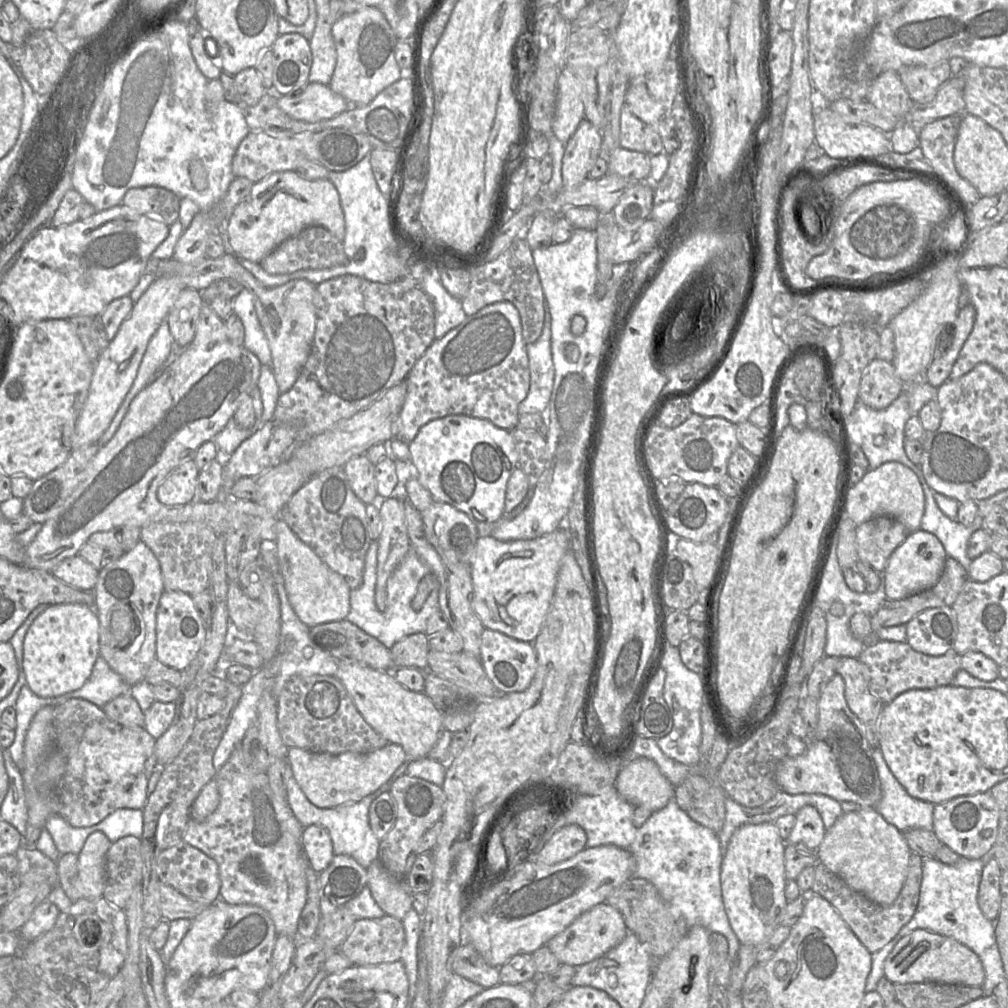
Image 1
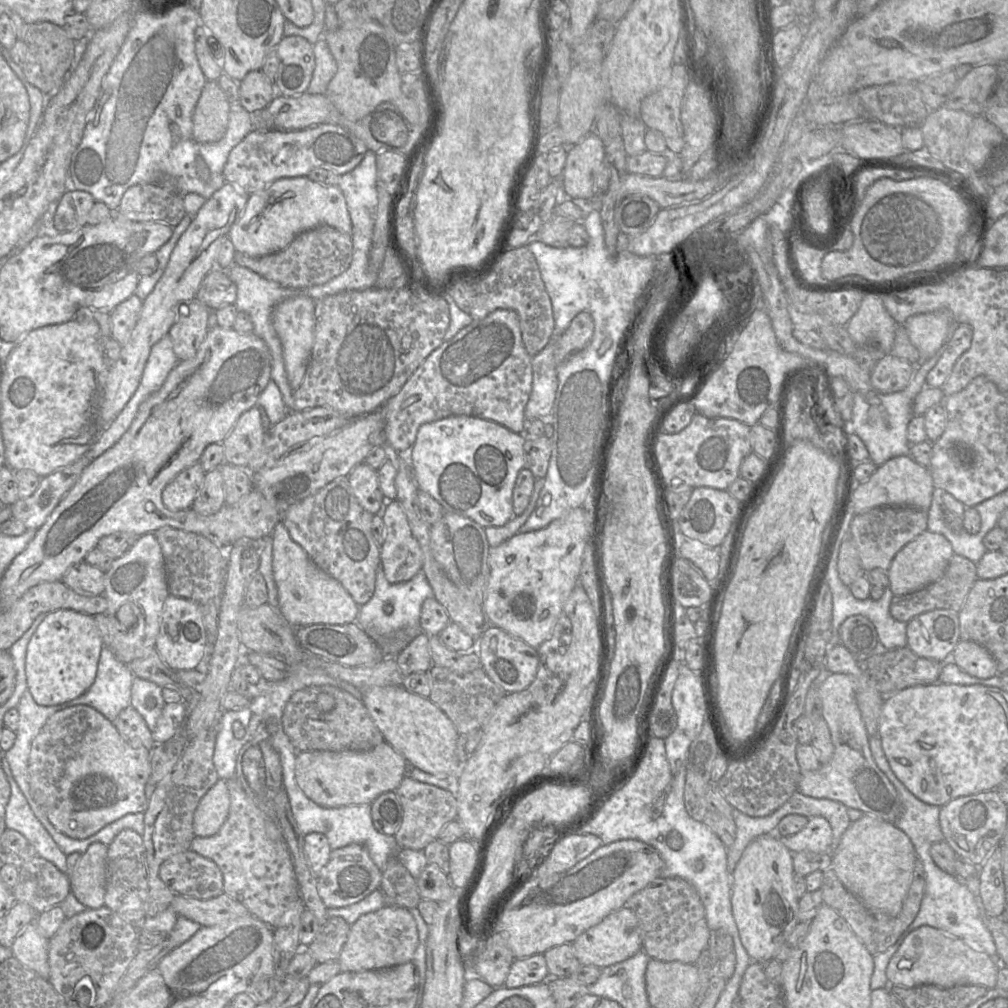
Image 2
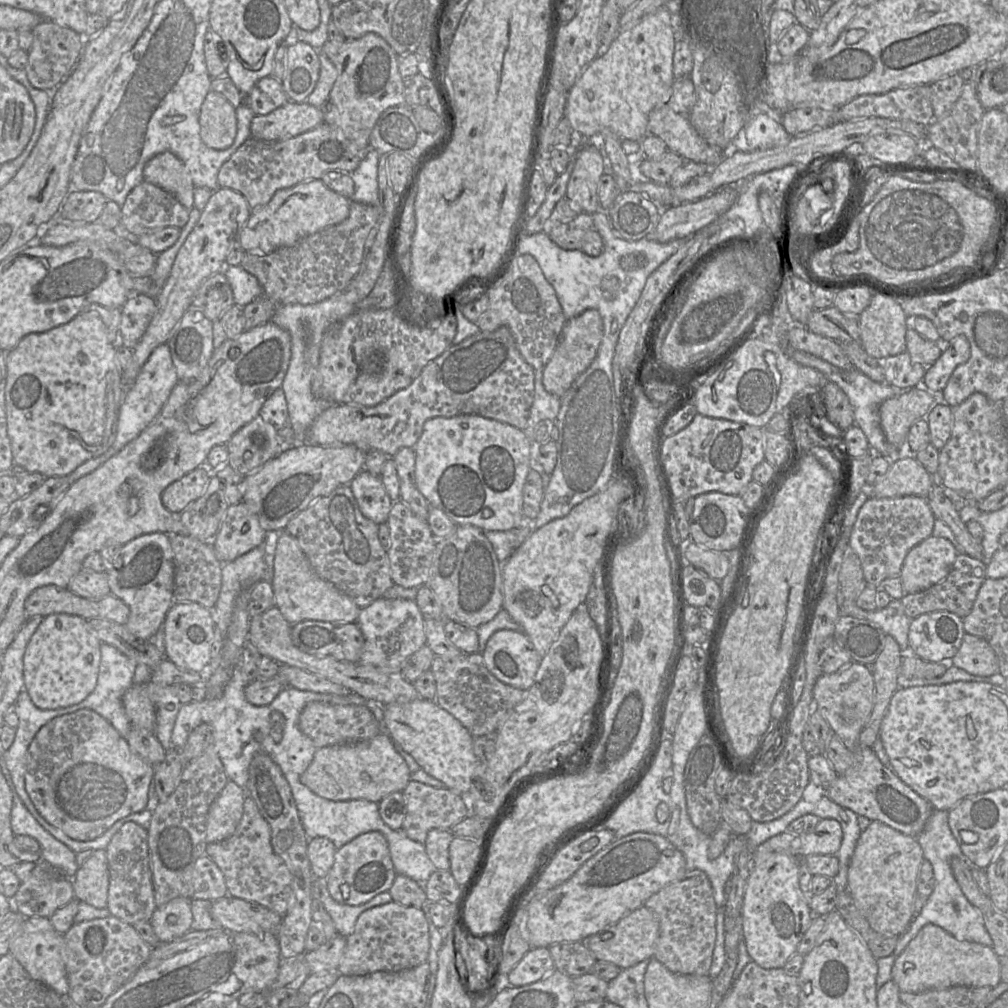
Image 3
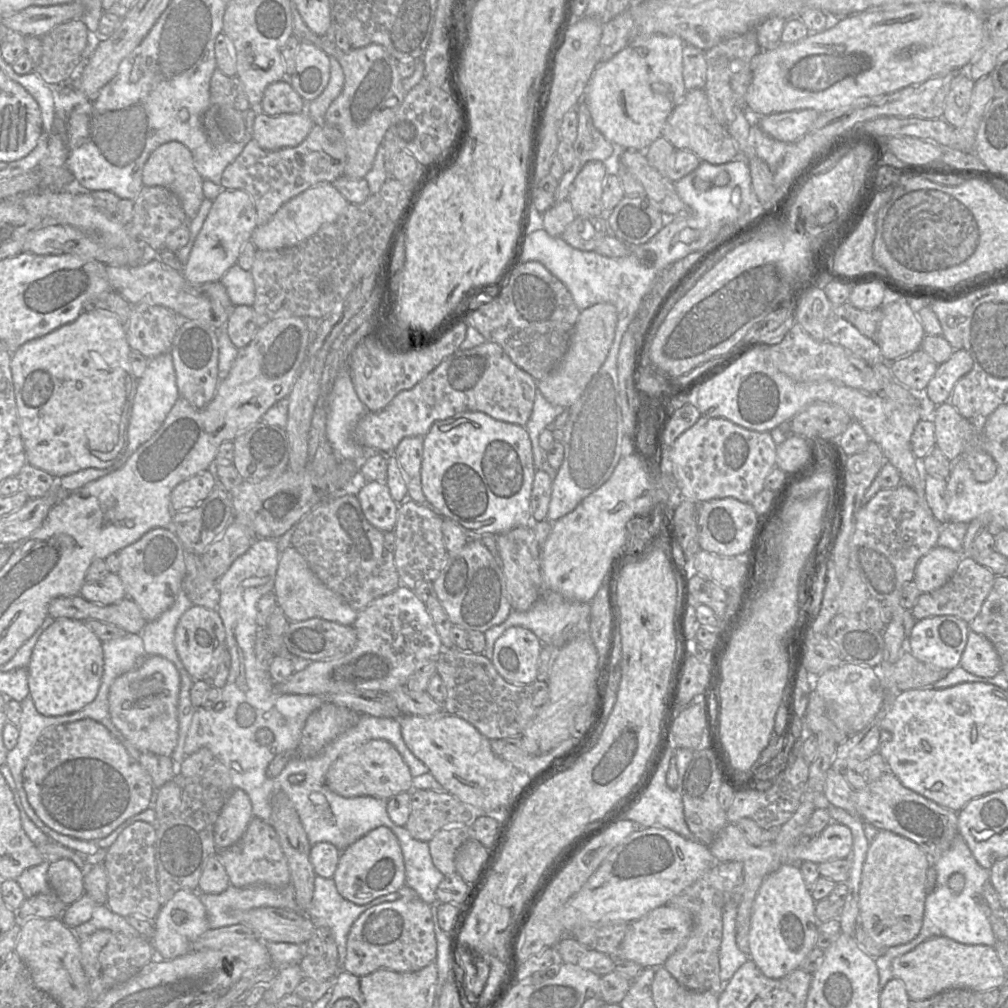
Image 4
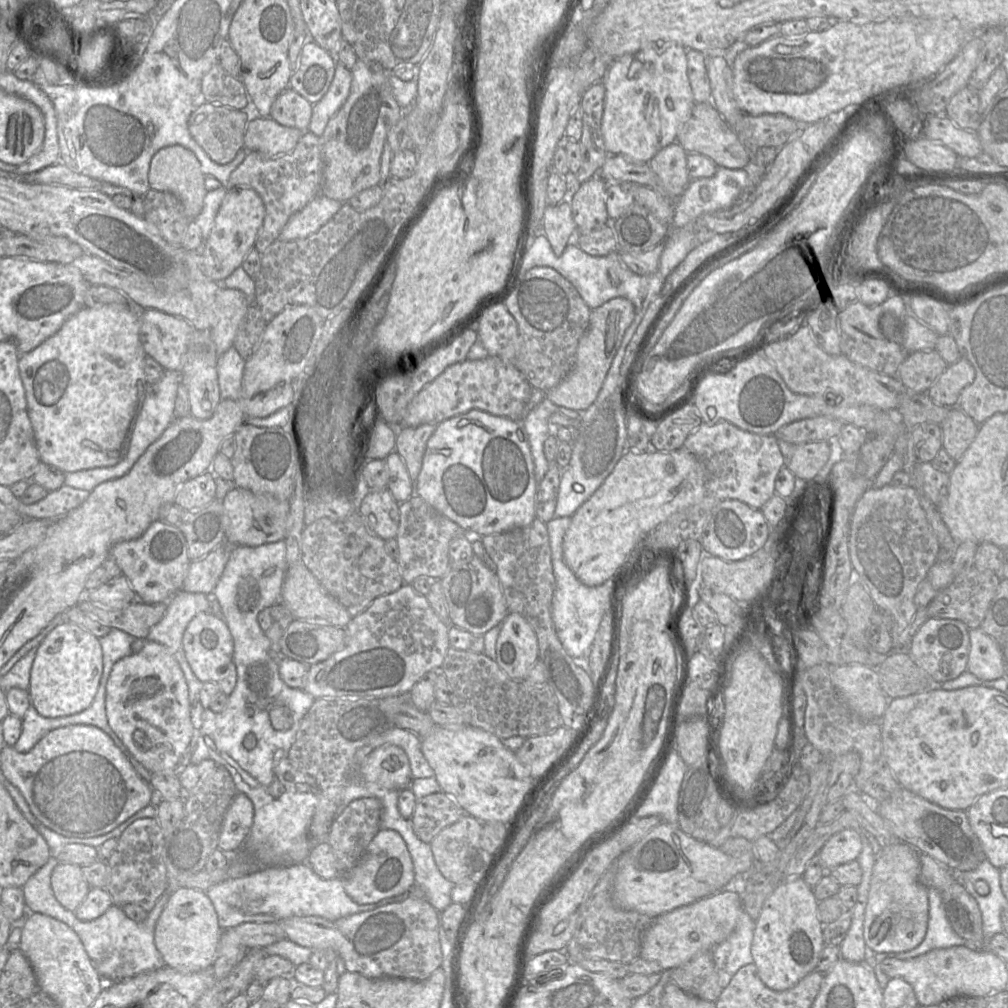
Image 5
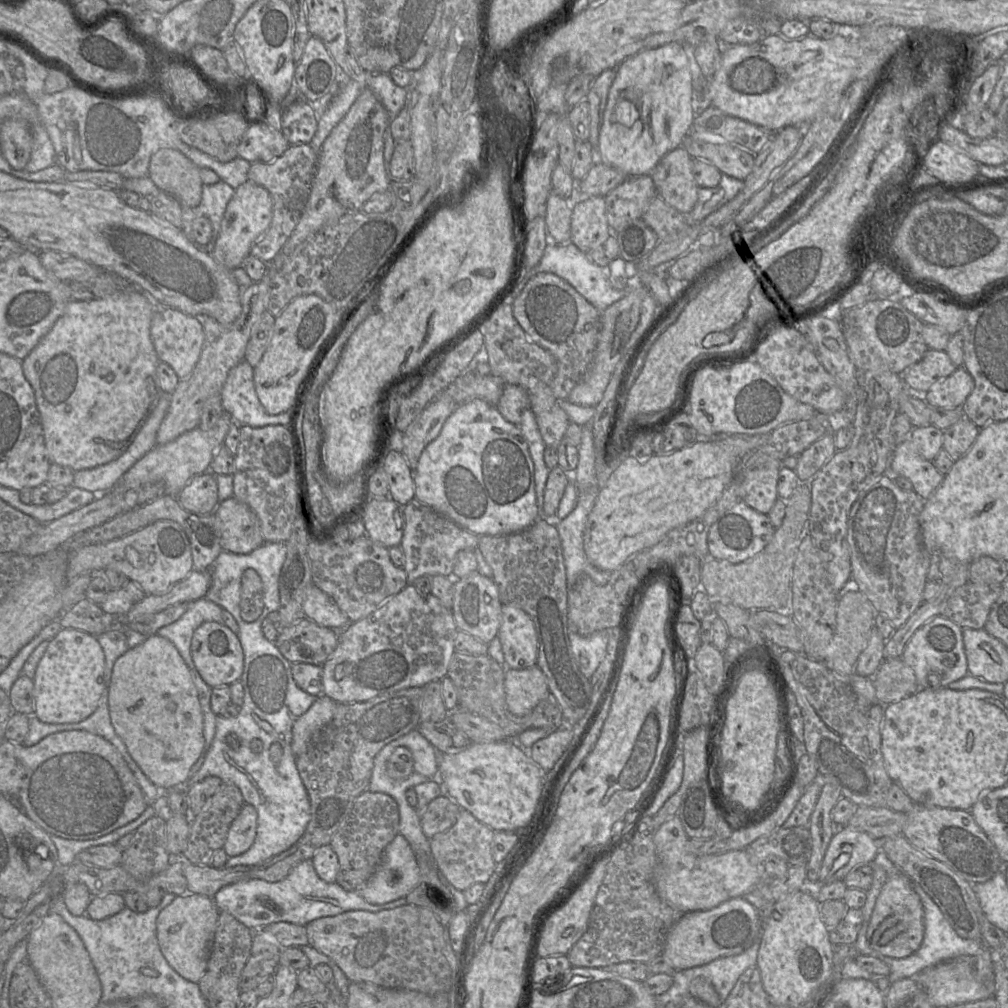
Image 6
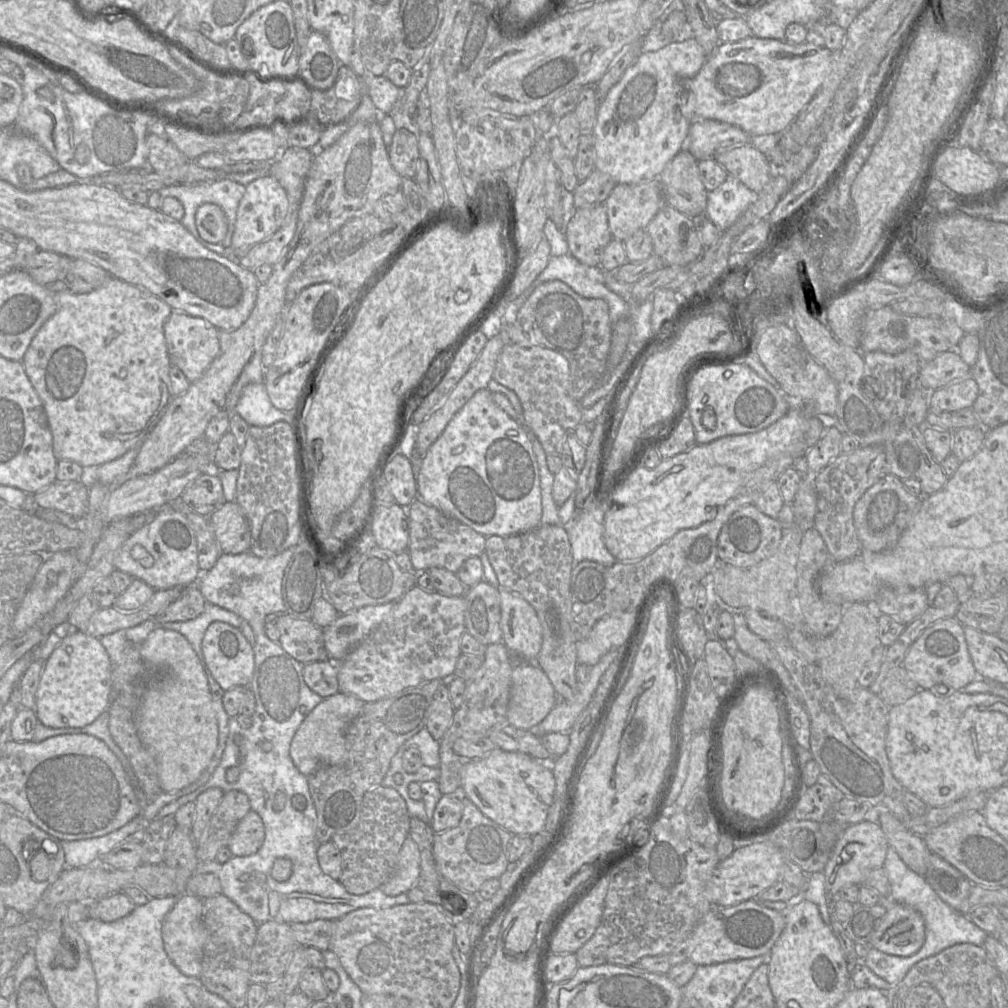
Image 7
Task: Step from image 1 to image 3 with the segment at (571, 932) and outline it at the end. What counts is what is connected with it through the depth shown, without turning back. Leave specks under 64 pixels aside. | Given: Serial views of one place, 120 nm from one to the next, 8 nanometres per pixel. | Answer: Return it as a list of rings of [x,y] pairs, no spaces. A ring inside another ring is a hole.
[[[641,906],[617,923],[606,927],[603,932],[589,936],[580,942],[592,952],[597,961],[610,962],[621,969],[626,969],[653,958],[659,935],[659,921],[650,909]]]

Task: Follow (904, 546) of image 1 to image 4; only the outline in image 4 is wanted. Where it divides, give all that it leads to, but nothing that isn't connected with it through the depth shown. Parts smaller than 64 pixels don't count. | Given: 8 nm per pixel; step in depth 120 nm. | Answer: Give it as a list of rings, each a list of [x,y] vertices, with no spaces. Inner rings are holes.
[[[934,546],[917,562],[913,581],[921,593],[942,587],[955,572],[962,556],[953,550]]]

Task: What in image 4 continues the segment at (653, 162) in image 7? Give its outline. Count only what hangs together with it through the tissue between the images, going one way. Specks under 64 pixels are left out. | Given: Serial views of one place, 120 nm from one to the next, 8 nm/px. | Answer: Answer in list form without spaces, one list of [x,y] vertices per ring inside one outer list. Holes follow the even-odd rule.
[[[638,36],[610,60],[596,67],[581,102],[588,106],[595,127],[619,150],[645,151],[662,136],[667,118],[687,91],[683,79],[683,47],[684,41],[678,36]]]

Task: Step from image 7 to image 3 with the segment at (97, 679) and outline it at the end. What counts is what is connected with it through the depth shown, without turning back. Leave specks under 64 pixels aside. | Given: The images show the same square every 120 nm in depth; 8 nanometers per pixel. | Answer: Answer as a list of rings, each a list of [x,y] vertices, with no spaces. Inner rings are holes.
[[[64,613],[51,614],[29,640],[23,657],[24,690],[42,710],[80,703],[96,687],[100,666],[100,640],[86,619]]]

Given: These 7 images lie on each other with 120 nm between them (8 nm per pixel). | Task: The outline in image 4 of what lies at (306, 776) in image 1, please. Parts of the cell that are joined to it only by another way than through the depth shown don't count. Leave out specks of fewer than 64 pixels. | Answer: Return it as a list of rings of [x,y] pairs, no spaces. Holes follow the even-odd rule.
[[[371,740],[333,762],[326,774],[326,785],[332,792],[344,798],[370,796],[388,800],[400,793],[410,793],[412,776],[392,744],[385,740]]]

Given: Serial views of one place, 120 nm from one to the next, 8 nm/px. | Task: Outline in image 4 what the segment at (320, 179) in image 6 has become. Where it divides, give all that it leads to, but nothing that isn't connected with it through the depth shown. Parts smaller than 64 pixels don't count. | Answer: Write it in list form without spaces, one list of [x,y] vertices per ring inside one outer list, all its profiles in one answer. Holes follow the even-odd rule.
[[[379,44],[351,48],[349,51],[342,51],[335,45],[333,57],[342,67],[344,85],[340,95],[329,106],[324,122],[338,128],[343,135],[347,151],[343,175],[365,178],[407,92],[401,84],[398,61]]]

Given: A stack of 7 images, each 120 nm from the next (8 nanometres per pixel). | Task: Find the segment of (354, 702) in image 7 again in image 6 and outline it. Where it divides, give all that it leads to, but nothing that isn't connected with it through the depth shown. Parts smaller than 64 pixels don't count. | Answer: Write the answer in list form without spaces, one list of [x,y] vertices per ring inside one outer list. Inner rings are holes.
[[[321,695],[307,712],[295,720],[292,730],[292,752],[295,757],[306,752],[315,734],[331,722],[336,704],[328,696]]]

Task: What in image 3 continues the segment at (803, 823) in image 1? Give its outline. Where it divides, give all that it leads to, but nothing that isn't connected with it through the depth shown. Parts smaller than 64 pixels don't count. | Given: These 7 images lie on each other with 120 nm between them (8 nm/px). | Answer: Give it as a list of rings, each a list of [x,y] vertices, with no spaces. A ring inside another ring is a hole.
[[[822,818],[812,832],[791,834],[785,831],[757,846],[751,853],[751,866],[764,862],[777,852],[800,859],[814,854],[834,855],[841,846],[842,838],[839,822]]]

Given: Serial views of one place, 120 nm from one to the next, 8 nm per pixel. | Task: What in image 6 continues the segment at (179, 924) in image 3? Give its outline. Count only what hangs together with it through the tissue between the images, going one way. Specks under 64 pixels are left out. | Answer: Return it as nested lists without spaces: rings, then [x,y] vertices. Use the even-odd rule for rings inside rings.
[[[186,894],[176,896],[157,917],[156,932],[160,950],[171,968],[187,981],[198,984],[206,970],[219,912],[212,898]]]

